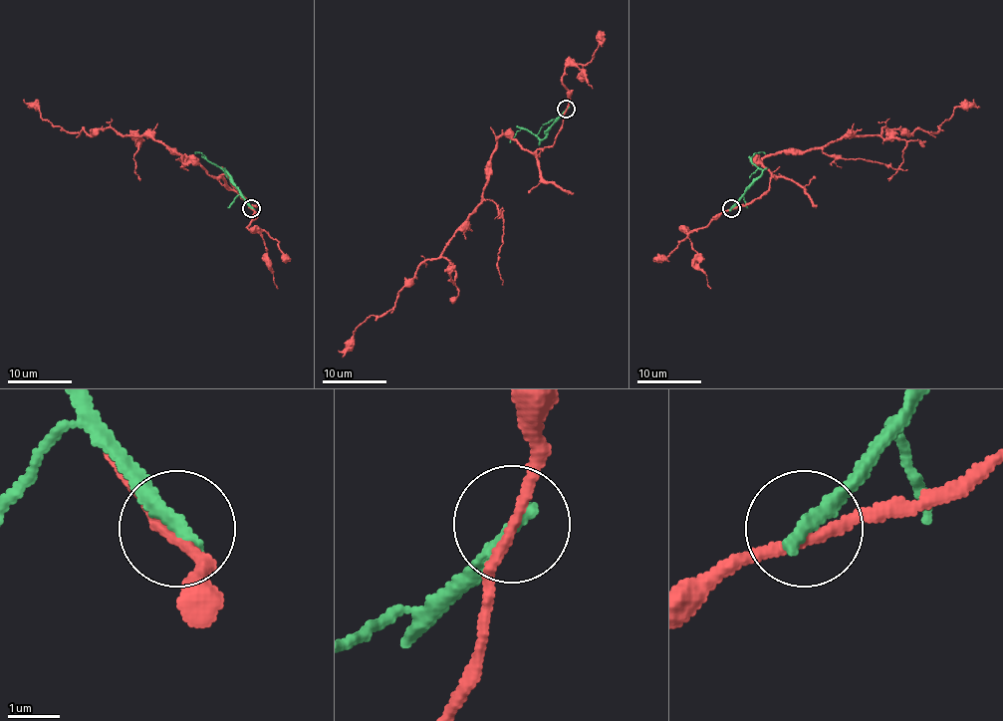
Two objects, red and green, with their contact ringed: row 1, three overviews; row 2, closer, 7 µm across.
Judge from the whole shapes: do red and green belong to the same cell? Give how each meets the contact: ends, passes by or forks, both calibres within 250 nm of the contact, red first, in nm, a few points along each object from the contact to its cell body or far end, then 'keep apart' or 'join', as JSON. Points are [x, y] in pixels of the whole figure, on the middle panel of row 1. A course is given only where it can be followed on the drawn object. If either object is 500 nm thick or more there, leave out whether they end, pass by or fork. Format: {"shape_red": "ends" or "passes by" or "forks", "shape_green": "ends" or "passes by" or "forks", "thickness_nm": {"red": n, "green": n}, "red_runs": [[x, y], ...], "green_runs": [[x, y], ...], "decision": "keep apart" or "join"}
{"shape_red": "passes by", "shape_green": "ends", "thickness_nm": {"red": 190, "green": 320}, "red_runs": [[567, 109], [549, 146], [527, 151], [498, 138], [484, 201], [395, 305], [369, 316], [339, 351]], "green_runs": [[567, 109], [543, 138], [520, 129], [509, 141]], "decision": "keep apart"}

